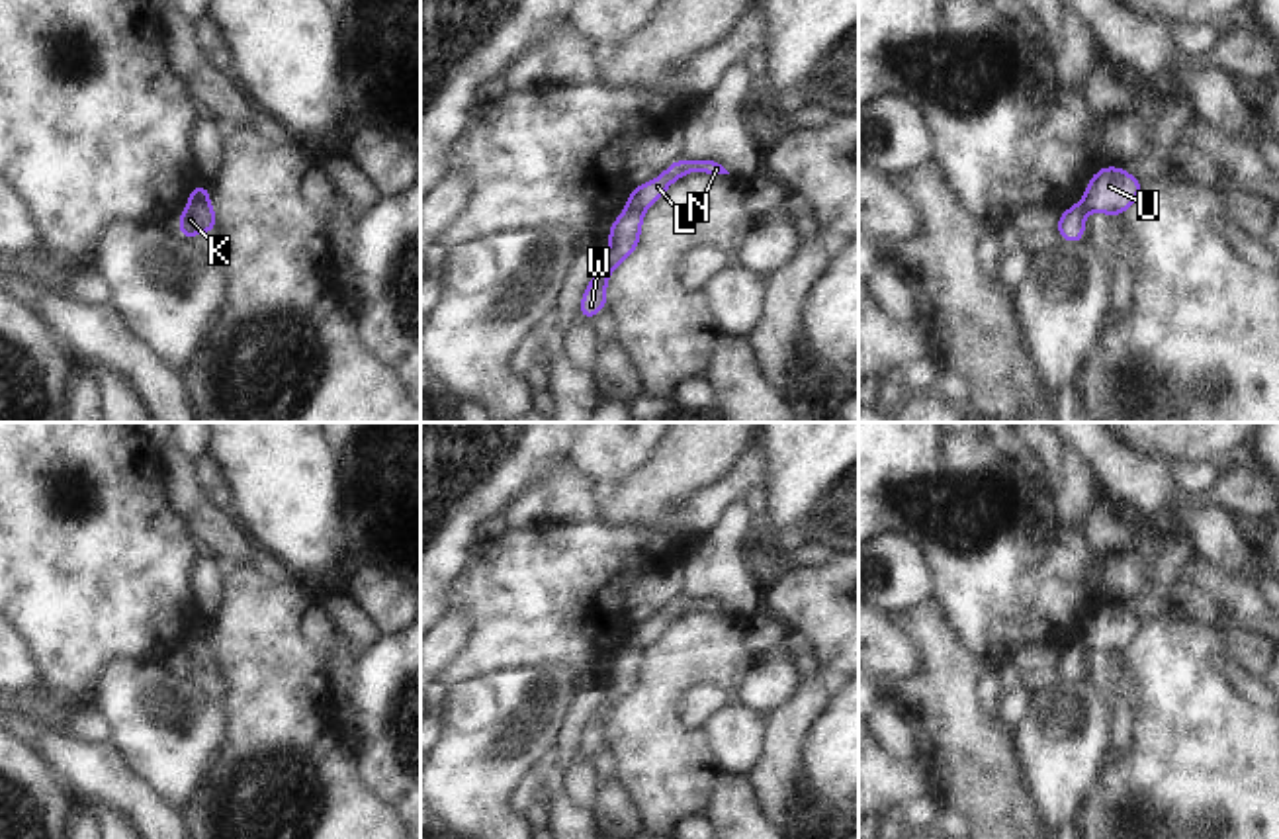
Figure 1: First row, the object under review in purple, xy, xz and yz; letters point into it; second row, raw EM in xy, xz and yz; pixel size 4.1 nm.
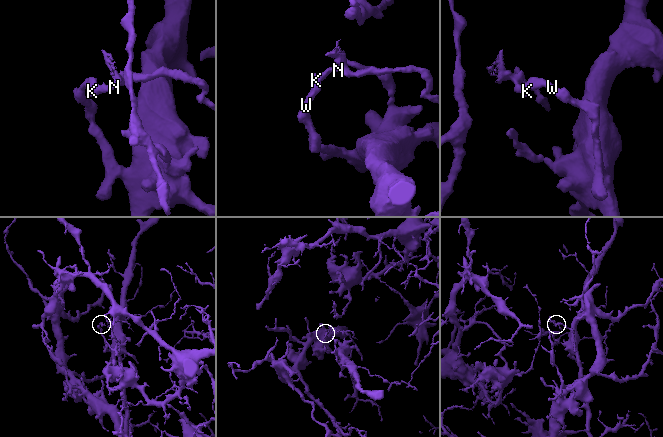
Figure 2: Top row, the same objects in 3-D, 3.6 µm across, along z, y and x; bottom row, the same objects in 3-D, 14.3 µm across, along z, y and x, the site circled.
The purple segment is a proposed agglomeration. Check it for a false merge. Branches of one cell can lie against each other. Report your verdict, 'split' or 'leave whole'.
split

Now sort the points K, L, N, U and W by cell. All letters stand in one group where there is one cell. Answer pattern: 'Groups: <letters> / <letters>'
Groups: K L N / U W.

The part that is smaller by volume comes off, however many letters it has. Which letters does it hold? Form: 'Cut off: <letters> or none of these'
Cut off: K, L, N

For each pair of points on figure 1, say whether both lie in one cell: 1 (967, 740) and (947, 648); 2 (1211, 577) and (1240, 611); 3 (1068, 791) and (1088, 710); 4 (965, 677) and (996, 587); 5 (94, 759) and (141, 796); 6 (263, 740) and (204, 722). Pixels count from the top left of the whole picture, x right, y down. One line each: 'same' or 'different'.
1: same
2: same
3: same
4: different
5: same
6: different

